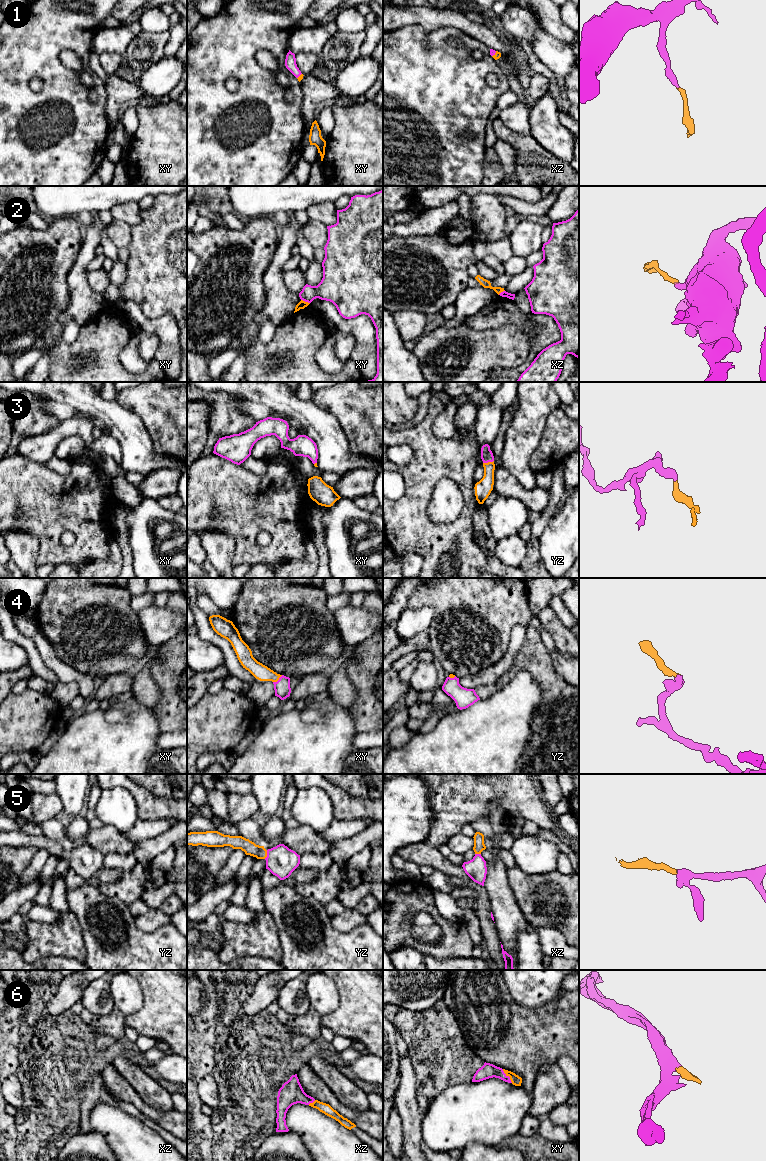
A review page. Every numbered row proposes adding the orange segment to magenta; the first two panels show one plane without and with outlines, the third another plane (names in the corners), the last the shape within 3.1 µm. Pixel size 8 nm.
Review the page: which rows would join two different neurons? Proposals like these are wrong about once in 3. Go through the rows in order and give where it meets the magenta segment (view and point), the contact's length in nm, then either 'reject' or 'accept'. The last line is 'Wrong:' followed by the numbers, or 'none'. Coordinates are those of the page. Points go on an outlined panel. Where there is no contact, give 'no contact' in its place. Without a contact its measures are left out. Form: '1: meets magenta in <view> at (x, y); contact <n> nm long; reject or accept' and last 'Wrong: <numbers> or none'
1: meets magenta in xz at (494, 54); contact 60 nm long; accept
2: meets magenta in xy at (305, 301); contact 80 nm long; reject
3: meets magenta in yz at (488, 461); contact 90 nm long; accept
4: meets magenta in xy at (278, 680); contact 100 nm long; accept
5: meets magenta in yz at (267, 854); contact 80 nm long; accept
6: meets magenta in xy at (508, 1076); contact 140 nm long; accept
Wrong: 2

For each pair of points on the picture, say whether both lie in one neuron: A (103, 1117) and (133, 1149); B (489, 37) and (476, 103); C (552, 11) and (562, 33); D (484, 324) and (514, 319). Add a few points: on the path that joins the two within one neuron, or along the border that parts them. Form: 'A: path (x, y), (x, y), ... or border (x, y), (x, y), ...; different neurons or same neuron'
A: path (111, 1125), (127, 1141); same neuron
B: border (467, 34), (490, 48); different neurons
C: path (552, 16), (552, 23), (557, 28); same neuron
D: path (491, 319), (507, 319); same neuron

